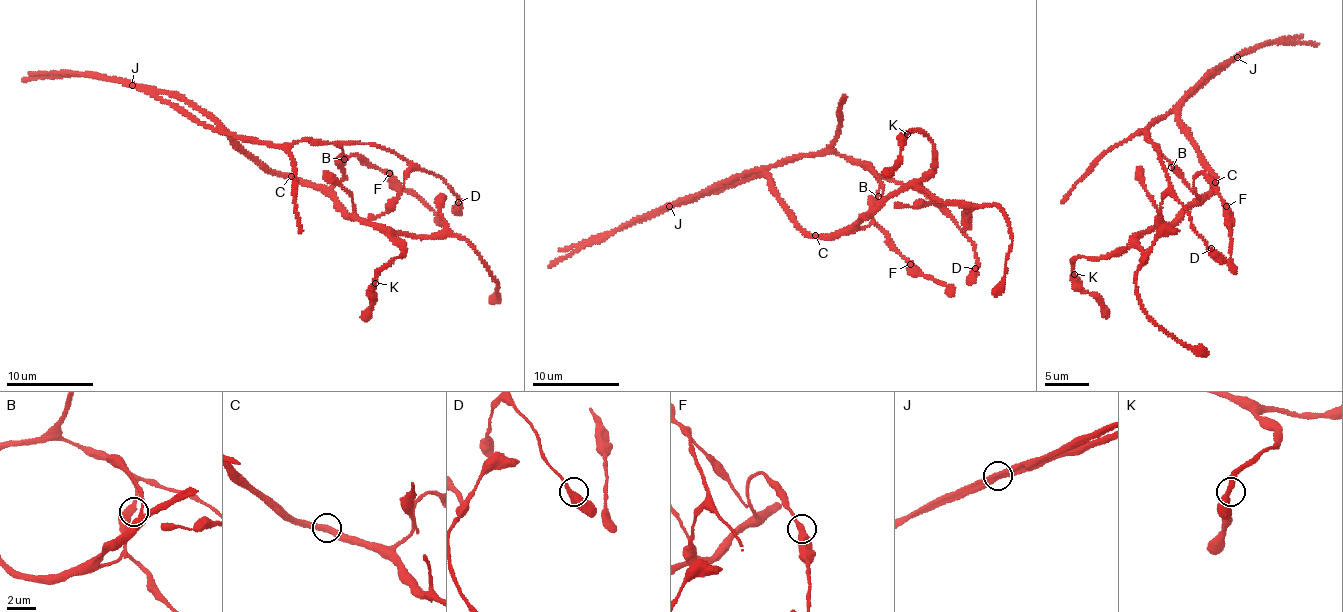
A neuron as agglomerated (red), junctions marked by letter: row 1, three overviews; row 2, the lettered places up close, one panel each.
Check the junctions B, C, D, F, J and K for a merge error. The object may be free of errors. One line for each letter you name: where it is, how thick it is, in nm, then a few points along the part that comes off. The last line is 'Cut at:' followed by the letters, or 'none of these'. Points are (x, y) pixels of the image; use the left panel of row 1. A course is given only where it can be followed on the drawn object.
J: at (132, 85); 420 nm thick; foreign part runs (131, 86), (177, 104), (212, 130), (261, 143), (373, 143), (443, 180), (459, 197), (461, 209), (455, 213)
Cut at: J

